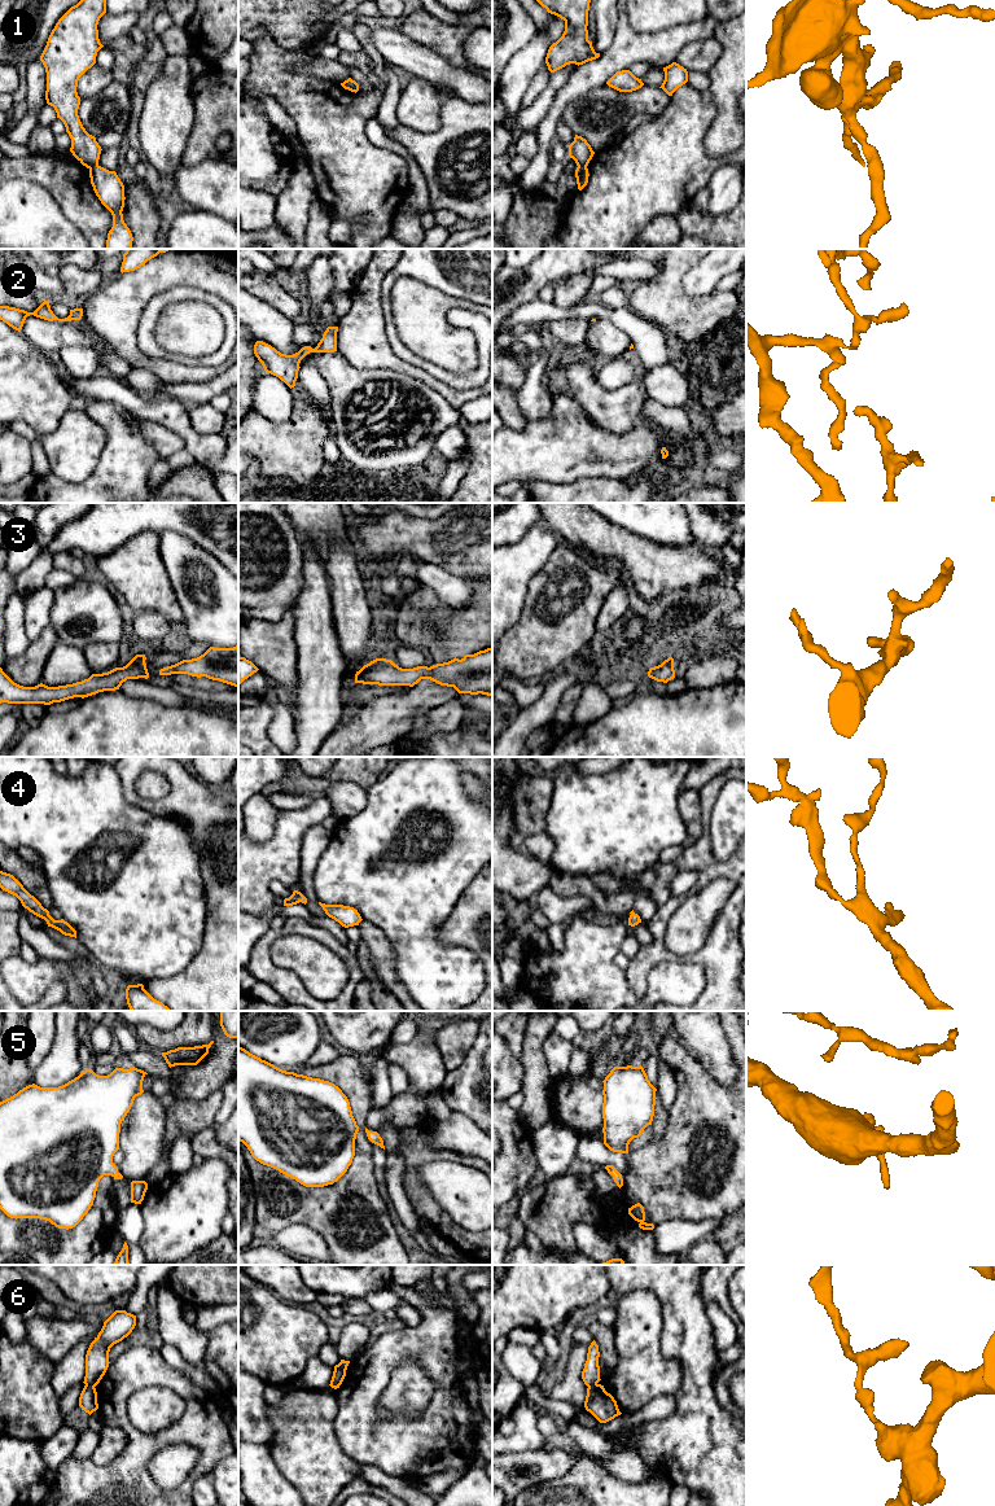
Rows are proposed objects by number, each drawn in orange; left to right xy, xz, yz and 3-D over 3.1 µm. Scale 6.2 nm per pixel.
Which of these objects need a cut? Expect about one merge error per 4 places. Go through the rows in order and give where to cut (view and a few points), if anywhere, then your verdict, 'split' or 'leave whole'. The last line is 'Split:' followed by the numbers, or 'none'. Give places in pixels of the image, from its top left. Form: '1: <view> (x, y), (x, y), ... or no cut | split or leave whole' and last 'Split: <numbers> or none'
1: xy (97, 163), (90, 169) | split
2: no cut | leave whole
3: no cut | leave whole
4: no cut | leave whole
5: no cut | leave whole
6: xy (86, 1384), (93, 1387) | split
Split: 1, 6

